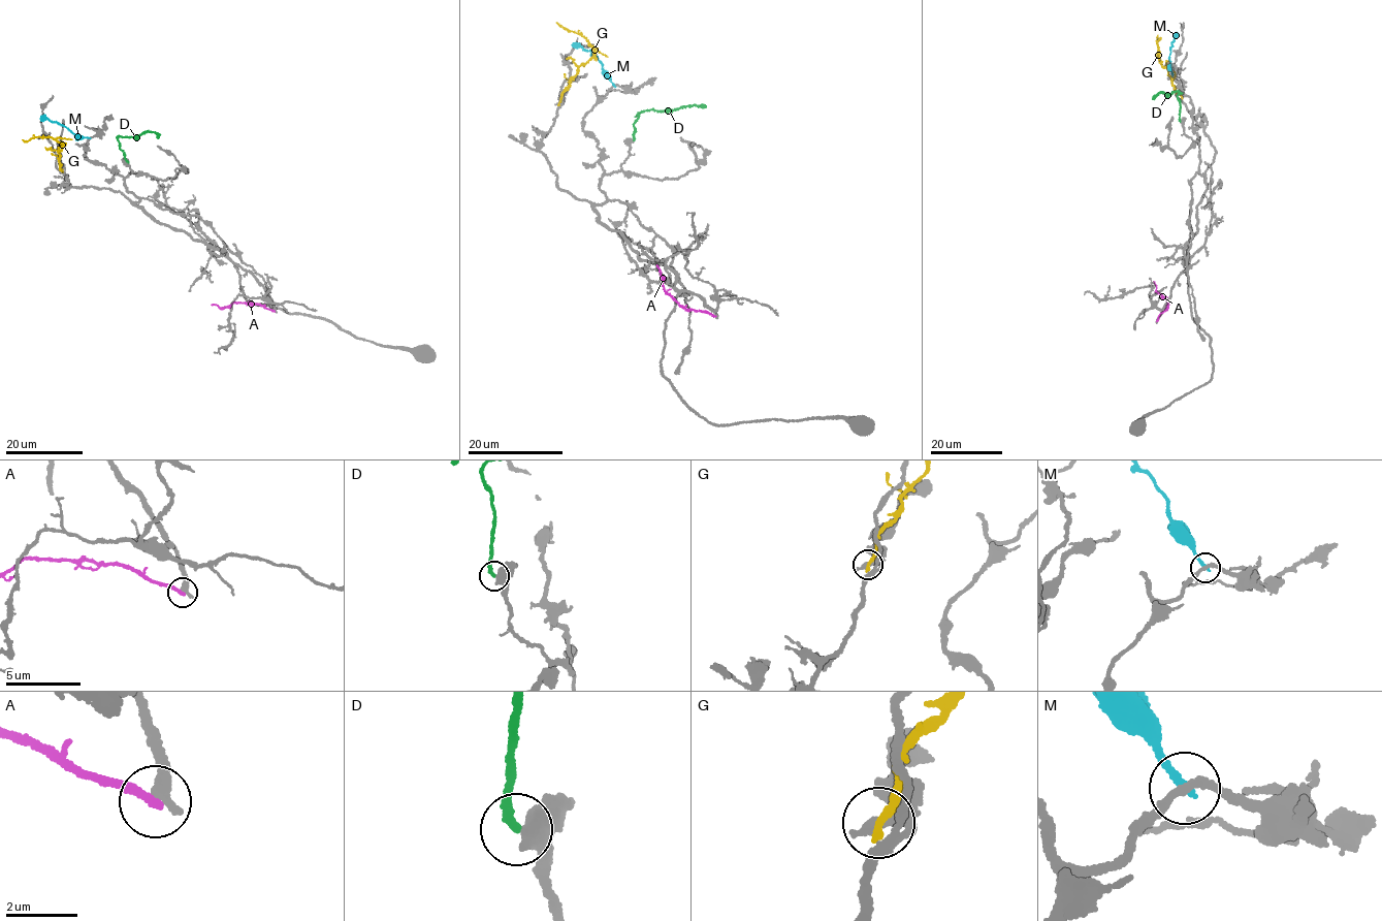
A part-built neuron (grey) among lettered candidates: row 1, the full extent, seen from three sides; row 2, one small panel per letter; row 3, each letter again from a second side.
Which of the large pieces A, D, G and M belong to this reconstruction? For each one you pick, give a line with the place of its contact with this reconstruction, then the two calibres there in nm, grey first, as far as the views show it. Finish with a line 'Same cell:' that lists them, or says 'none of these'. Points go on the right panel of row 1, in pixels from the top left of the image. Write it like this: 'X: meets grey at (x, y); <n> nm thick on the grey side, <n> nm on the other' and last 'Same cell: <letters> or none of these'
D: meets grey at (1180, 121); 700 nm thick on the grey side, 240 nm on the other
Same cell: D

